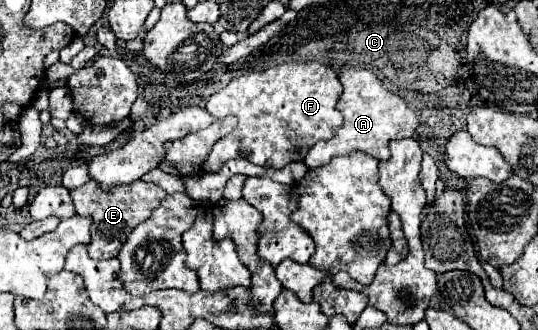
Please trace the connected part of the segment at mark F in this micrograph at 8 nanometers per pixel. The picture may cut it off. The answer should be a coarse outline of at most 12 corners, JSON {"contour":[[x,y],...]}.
{"contour":[[317,61],[233,79],[209,97],[239,123],[203,171],[245,157],[303,161],[343,123],[337,73]]}

